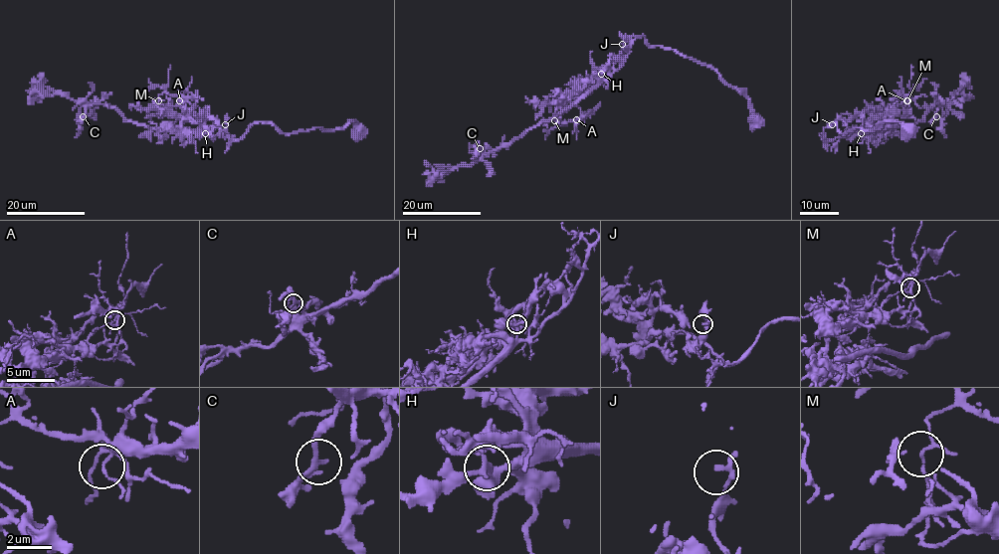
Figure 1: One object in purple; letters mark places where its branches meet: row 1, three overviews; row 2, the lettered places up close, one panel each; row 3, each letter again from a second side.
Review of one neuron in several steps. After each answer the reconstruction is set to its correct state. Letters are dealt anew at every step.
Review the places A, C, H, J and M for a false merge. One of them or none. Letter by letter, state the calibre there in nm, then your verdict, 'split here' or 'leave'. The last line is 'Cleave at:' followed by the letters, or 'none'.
A: 110 nm | leave
C: 180 nm | leave
H: 200 nm | leave
J: 190 nm | leave
M: 100 nm | split here
Cleave at: M

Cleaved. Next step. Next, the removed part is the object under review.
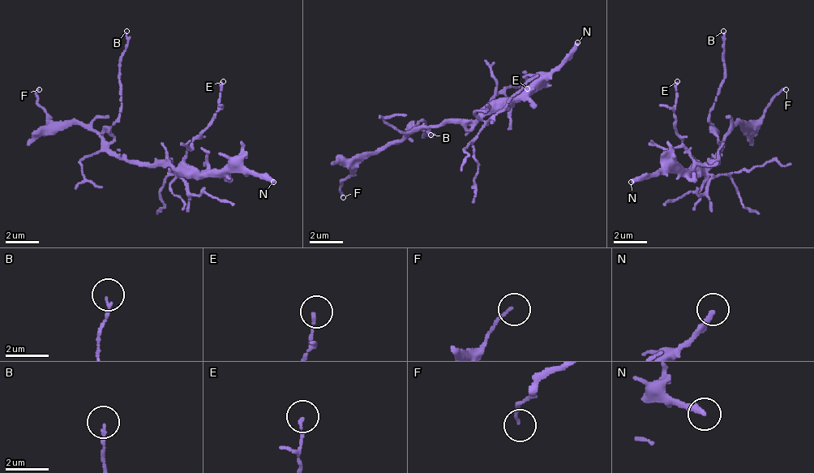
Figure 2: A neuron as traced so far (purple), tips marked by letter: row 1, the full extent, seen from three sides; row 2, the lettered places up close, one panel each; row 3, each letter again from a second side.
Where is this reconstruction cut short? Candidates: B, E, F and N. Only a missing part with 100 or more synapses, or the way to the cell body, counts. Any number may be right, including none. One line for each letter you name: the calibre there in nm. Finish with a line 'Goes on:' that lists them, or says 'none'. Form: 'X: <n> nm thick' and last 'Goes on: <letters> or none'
N: 280 nm thick
Goes on: N

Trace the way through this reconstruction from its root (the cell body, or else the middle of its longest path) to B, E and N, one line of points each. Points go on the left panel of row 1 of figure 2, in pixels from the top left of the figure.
B: (139, 161), (126, 156), (114, 144), (110, 131), (118, 114), (118, 56), (126, 47), (126, 31)
E: (139, 161), (143, 165), (177, 165), (186, 148), (211, 123), (211, 118), (219, 110), (219, 85), (223, 81)
N: (139, 161), (143, 165), (173, 165), (177, 169), (194, 169), (198, 174), (261, 174), (273, 182)

